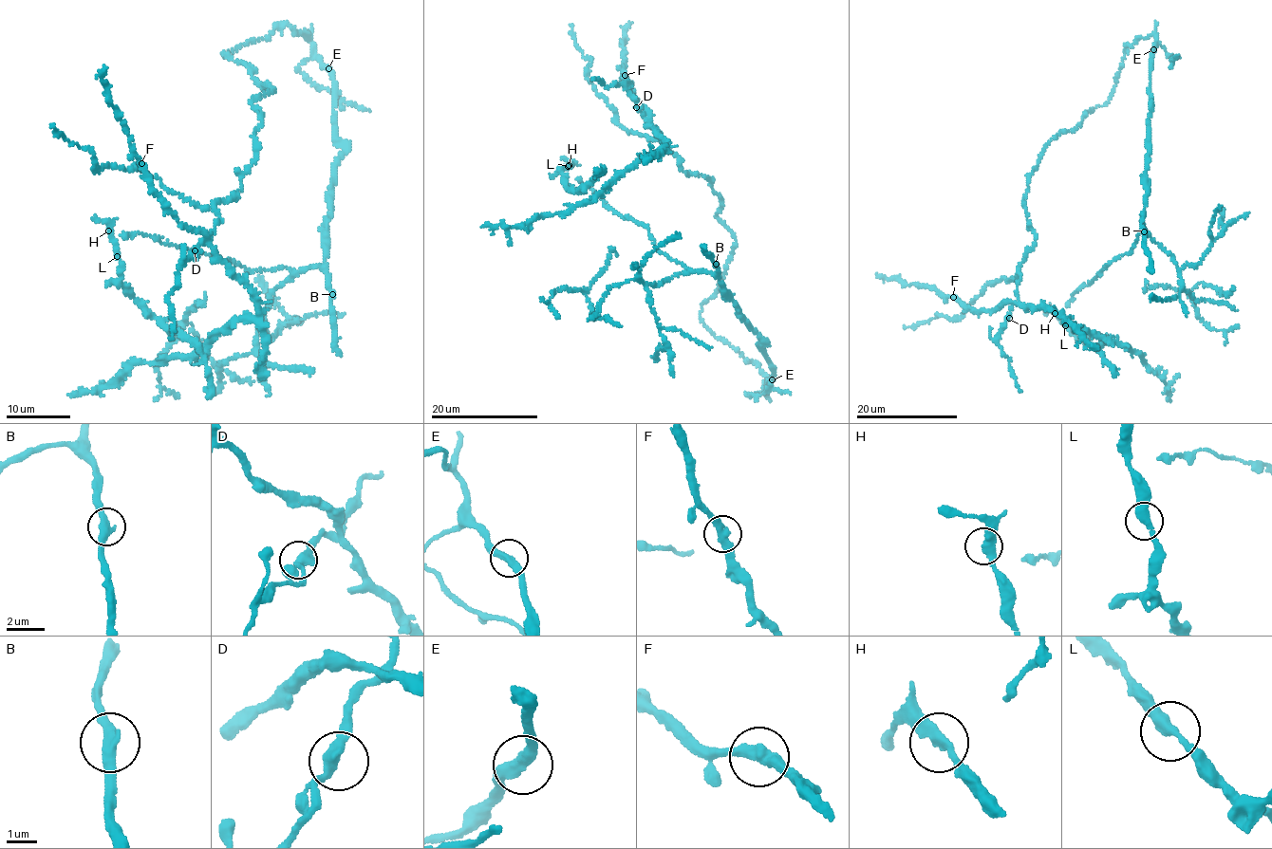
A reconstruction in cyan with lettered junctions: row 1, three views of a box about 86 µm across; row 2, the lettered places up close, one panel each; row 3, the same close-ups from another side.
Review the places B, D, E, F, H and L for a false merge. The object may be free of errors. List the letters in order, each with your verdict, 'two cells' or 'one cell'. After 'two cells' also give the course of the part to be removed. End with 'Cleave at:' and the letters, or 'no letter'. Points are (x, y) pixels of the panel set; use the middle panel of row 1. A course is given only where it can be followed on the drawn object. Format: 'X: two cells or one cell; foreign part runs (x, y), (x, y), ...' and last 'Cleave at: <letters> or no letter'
B: one cell
D: one cell
E: one cell
F: one cell
H: one cell
L: one cell
Cleave at: no letter

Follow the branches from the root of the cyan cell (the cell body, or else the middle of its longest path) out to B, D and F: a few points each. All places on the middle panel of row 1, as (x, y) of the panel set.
B: (719, 339), (758, 364), (766, 376), (766, 393), (773, 369), (758, 342), (762, 340), (730, 300), (716, 264)
D: (719, 339), (699, 313), (719, 289), (735, 236), (716, 214), (721, 199), (709, 178), (683, 171), (636, 107)
F: (719, 339), (699, 313), (719, 289), (735, 236), (716, 214), (721, 199), (709, 178), (681, 169), (625, 75)

